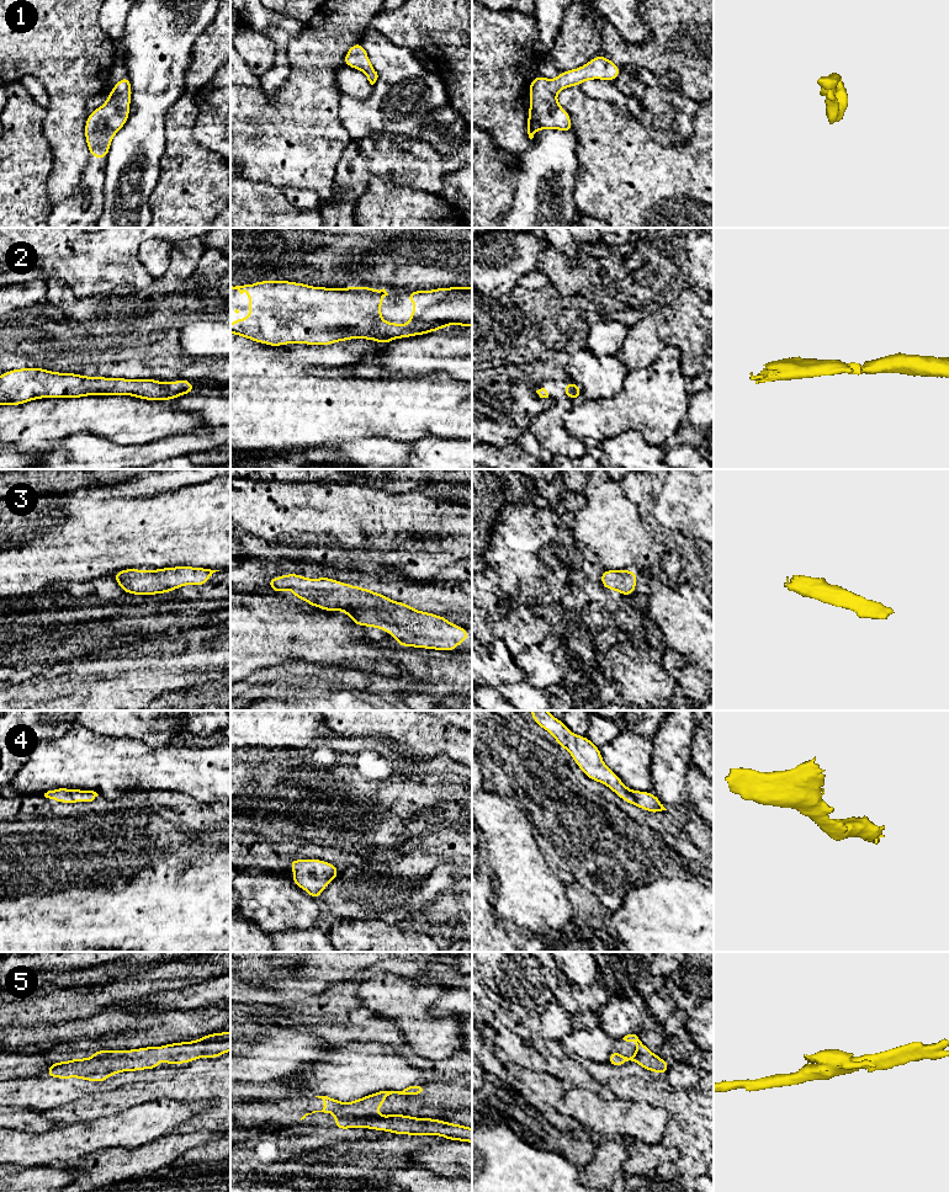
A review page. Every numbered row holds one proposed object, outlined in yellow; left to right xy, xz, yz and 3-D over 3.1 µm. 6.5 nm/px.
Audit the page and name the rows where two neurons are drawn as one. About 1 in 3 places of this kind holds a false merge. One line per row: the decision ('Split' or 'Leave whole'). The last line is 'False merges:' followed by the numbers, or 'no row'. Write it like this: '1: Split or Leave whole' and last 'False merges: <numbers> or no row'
1: Leave whole
2: Leave whole
3: Leave whole
4: Leave whole
5: Leave whole
False merges: no row

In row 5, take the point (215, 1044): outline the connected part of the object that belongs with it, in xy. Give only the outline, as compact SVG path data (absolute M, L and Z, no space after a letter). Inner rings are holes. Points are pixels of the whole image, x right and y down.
M230 1031L211 1033L197 1041L180 1042L131 1050L94 1050L92 1058L54 1061L46 1076L58 1079L79 1077L102 1082L110 1075L122 1071L157 1069L160 1065L160 1050L168 1065L191 1063L197 1058L217 1058L230 1050Z

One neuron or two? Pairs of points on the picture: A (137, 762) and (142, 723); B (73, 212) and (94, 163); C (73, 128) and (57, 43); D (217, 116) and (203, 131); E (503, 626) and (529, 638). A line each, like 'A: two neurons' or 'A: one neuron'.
A: two neurons
B: one neuron
C: one neuron
D: one neuron
E: one neuron

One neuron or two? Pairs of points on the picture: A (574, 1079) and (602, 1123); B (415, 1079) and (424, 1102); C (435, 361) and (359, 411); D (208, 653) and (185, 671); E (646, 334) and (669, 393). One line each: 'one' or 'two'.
A: two
B: two
C: two
D: one
E: two

